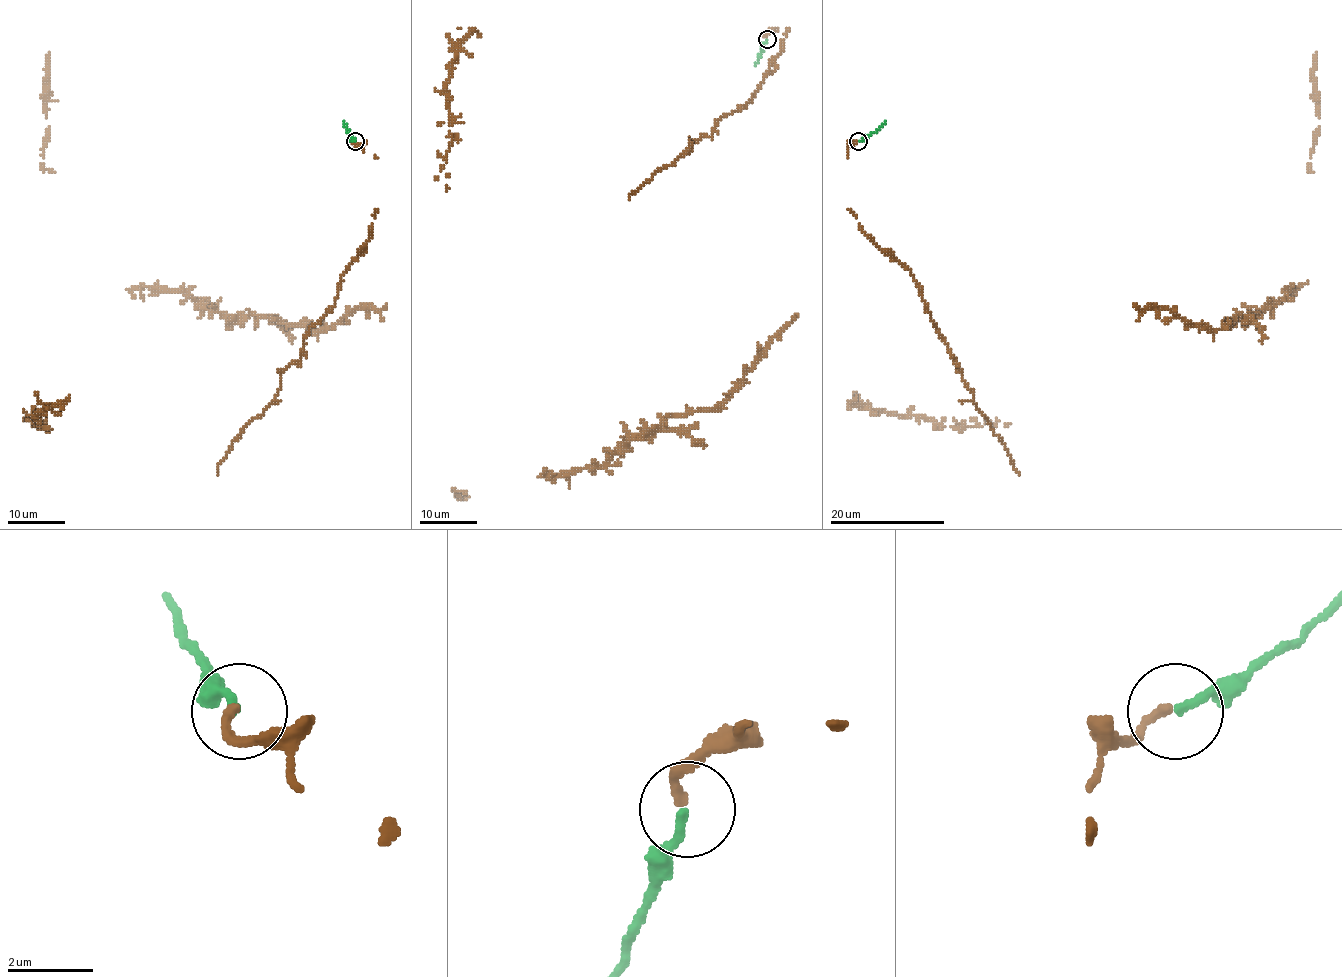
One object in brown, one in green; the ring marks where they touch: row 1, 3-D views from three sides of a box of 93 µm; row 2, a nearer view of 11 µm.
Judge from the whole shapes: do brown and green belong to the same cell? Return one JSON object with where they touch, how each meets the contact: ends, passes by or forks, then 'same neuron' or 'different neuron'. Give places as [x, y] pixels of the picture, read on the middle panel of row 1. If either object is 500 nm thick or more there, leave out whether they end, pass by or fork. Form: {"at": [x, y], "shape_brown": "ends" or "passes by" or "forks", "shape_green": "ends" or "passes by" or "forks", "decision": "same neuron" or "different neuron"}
{"at": [767, 39], "shape_brown": "ends", "shape_green": "ends", "decision": "same neuron"}

